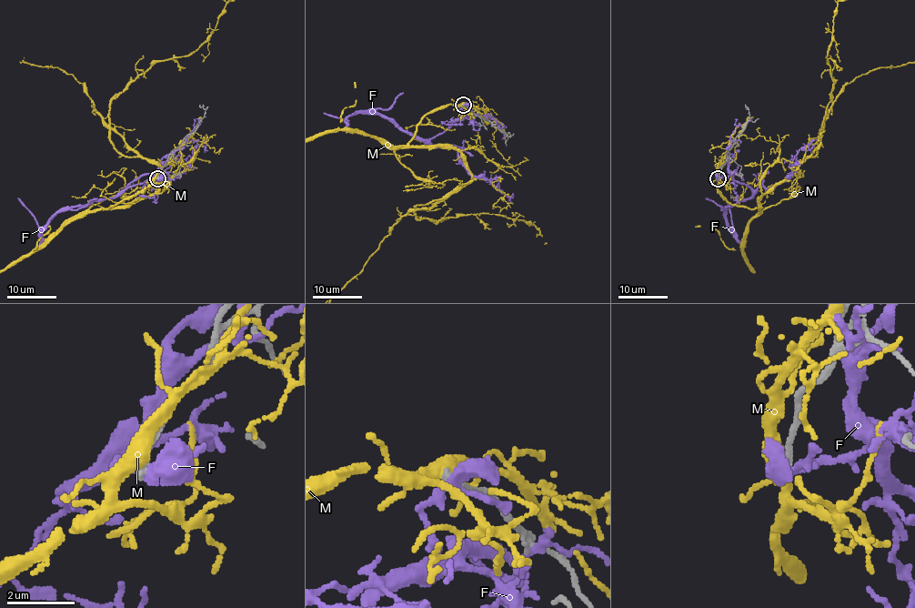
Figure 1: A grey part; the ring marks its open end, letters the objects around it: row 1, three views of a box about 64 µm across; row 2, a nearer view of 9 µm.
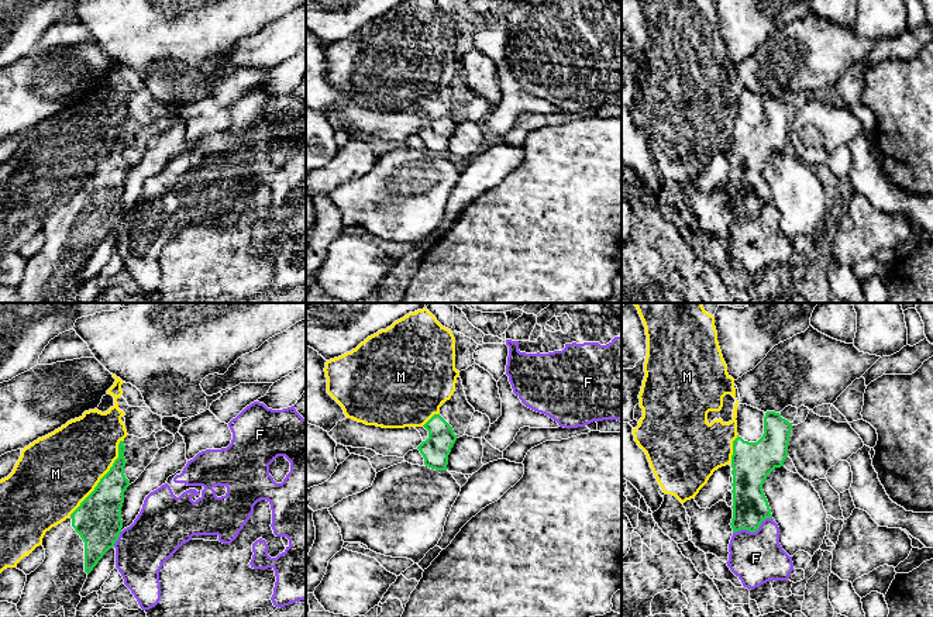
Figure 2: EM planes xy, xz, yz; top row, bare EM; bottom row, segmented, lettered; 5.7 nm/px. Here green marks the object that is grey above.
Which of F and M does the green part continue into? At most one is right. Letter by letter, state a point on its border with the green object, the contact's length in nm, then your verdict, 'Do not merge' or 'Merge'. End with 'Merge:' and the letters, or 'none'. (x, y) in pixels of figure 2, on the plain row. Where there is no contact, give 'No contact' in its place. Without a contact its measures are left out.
F: Touches green at yz (753, 216). Shared border 240 nm. Do not merge
M: Touches green at xy (102, 162). Shared border 550 nm. Do not merge
Merge: none

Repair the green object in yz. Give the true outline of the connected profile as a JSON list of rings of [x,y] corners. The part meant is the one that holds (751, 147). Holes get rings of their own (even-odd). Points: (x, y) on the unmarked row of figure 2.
[[[767,96],[764,118],[757,127],[744,125],[739,120],[733,125],[733,175],[726,177],[726,187],[733,193],[733,217],[755,217],[765,203],[772,203],[762,169],[775,152],[784,151],[791,114],[792,107],[779,97]]]

